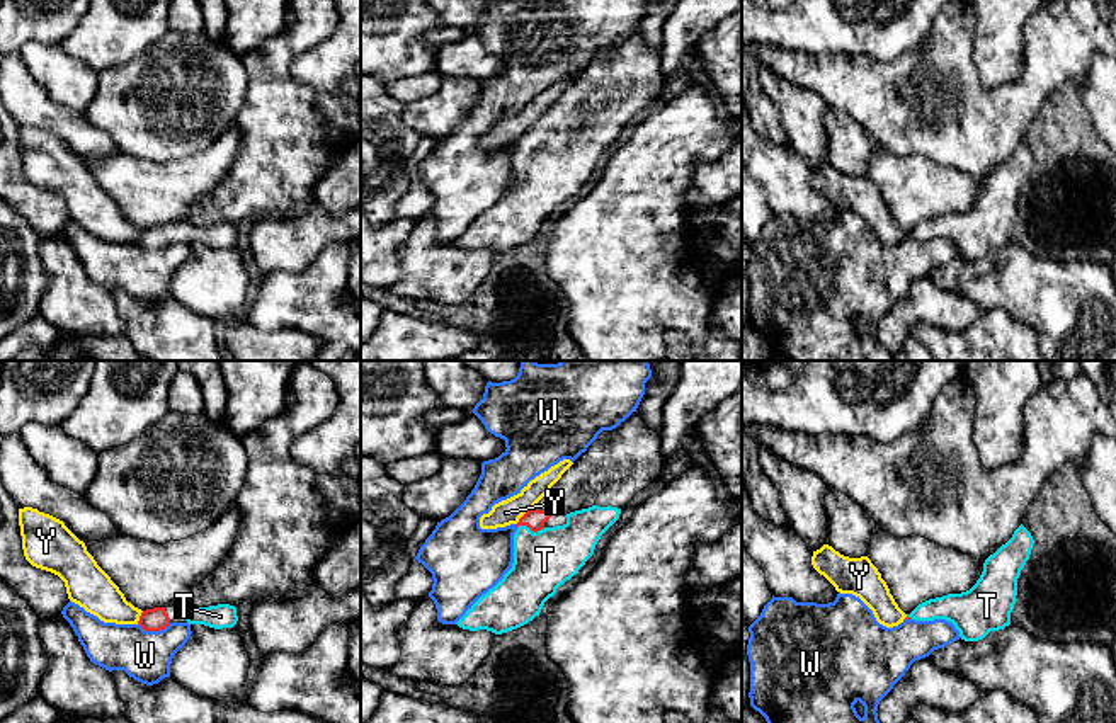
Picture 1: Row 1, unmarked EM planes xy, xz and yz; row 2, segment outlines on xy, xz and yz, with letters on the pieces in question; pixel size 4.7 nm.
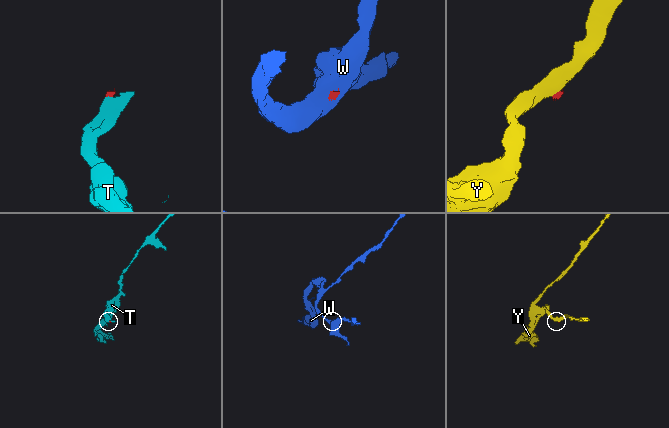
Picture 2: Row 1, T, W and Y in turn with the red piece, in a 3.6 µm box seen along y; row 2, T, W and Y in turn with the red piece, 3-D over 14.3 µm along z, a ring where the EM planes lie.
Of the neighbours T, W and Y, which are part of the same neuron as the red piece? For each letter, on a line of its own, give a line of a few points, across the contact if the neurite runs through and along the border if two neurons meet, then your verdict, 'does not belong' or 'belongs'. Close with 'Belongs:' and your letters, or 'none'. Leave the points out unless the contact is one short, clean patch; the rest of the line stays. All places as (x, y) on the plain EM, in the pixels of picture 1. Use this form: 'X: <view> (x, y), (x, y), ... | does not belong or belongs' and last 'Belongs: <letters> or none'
T: belongs
W: xy (170, 242), (159, 249), (143, 249), (138, 244) | does not belong
Y: xz (533, 125), (516, 143) | does not belong
Belongs: T

